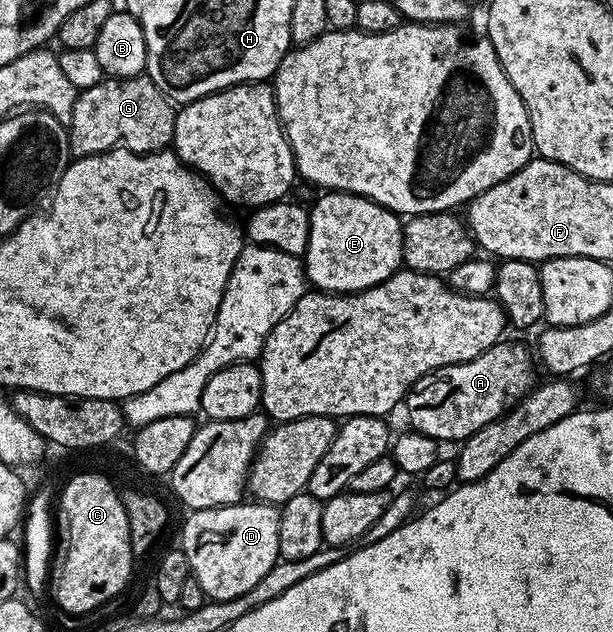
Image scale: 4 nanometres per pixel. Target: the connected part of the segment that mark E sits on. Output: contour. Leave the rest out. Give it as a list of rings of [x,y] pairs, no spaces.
[[[327,191],[315,204],[310,204],[309,214],[311,217],[311,224],[309,225],[309,245],[307,246],[307,254],[305,256],[305,270],[306,282],[312,288],[318,289],[323,293],[354,293],[356,291],[364,291],[373,285],[383,283],[394,275],[396,271],[400,270],[403,262],[403,223],[400,216],[396,215],[394,211],[389,208],[381,206],[379,203],[374,203],[371,199],[366,199],[360,195],[351,195],[348,191]]]

